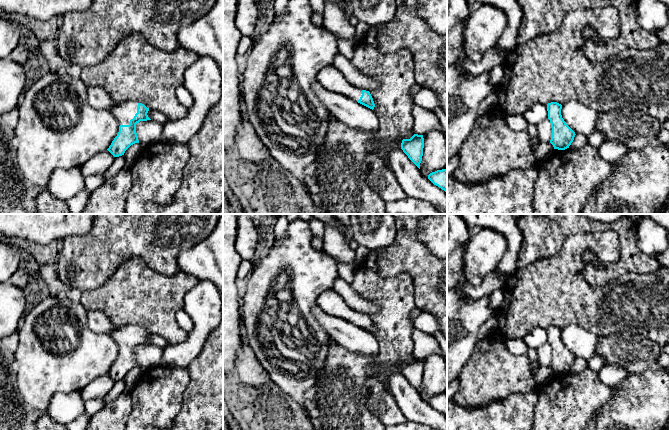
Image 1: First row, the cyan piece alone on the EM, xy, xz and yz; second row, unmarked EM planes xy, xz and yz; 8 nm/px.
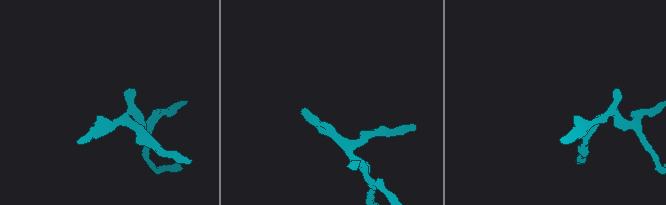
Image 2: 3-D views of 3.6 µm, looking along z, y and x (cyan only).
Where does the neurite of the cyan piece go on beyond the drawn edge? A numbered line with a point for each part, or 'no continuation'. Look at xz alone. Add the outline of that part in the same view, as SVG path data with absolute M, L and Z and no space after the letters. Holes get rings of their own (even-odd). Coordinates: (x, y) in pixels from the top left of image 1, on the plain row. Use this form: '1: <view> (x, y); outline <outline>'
1: xz (330, 302); outline M327 290L320 294L317 303L324 312L355 325L359 324L362 319L362 313L350 308L343 298L333 290Z

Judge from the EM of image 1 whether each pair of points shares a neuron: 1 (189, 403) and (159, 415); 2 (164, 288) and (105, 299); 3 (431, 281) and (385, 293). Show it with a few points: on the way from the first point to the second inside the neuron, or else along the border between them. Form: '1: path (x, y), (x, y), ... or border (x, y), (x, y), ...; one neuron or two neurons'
1: border (188, 383), (183, 393), (181, 409), (173, 419); two neurons
2: path (149, 297), (120, 298); one neuron
3: border (393, 275), (407, 273), (410, 276), (416, 306); two neurons

